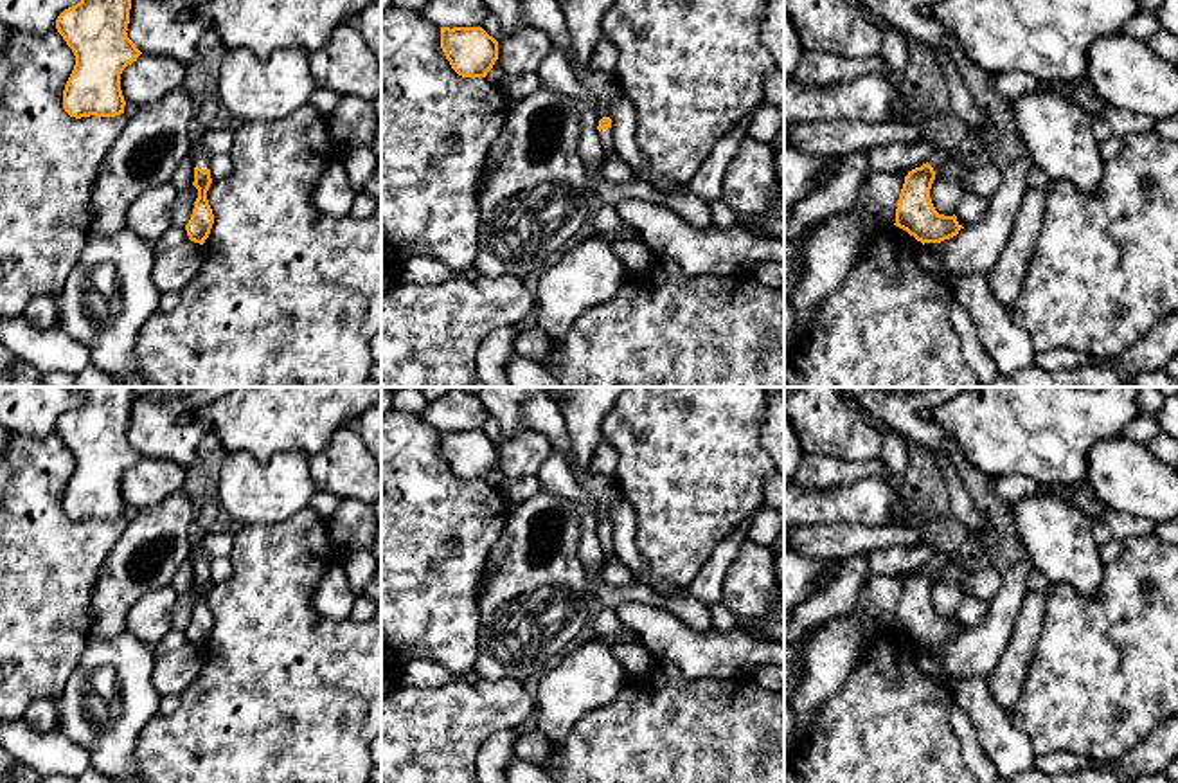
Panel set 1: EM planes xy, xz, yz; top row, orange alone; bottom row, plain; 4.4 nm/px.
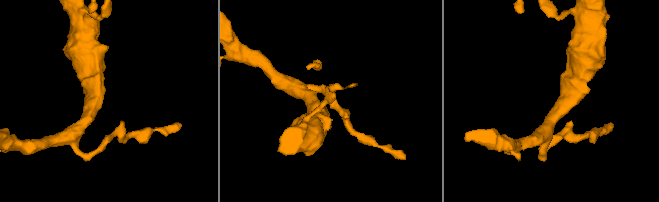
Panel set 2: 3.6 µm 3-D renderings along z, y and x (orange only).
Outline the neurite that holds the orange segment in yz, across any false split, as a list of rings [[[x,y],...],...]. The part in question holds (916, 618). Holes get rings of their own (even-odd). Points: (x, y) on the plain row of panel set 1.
[[[935,549],[928,565],[908,574],[897,603],[896,630],[906,634],[917,644],[941,646],[959,637],[964,632],[957,619],[939,617],[932,607],[930,592],[935,583],[937,571],[953,563],[955,554],[944,549]]]

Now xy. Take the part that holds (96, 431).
[[[83,387],[85,400],[65,412],[56,432],[76,459],[63,493],[70,520],[124,517],[122,473],[142,457],[128,441],[131,387]]]

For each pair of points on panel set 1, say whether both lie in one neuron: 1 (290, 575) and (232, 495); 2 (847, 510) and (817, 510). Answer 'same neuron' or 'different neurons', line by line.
1: different neurons
2: same neuron

